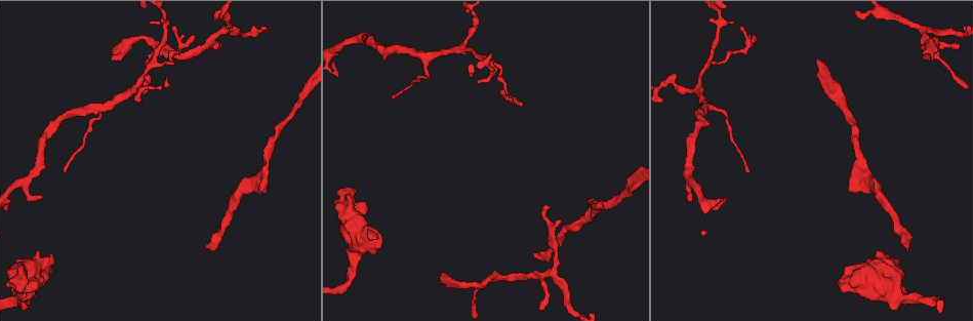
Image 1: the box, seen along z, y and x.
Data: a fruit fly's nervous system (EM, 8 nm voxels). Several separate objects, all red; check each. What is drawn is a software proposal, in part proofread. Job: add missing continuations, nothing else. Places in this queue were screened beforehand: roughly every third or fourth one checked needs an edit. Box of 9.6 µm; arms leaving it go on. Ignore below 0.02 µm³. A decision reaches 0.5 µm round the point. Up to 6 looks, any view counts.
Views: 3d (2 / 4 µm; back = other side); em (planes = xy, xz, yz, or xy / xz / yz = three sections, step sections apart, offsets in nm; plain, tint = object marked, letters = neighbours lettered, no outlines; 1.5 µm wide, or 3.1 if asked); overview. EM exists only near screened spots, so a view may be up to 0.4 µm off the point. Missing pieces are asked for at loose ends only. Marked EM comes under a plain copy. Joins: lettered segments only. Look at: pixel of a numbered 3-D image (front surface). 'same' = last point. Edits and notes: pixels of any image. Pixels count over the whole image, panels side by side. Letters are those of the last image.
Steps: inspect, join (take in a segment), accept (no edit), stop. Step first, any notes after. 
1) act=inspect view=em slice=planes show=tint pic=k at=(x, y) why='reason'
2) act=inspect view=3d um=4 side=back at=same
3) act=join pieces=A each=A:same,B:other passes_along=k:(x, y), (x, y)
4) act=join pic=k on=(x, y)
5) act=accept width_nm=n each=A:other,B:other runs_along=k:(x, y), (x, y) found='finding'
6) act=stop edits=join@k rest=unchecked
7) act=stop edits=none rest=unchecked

act=inspect view=em slice=xz step=8 show=letters pic=1 at=(851, 190) why='an open end'

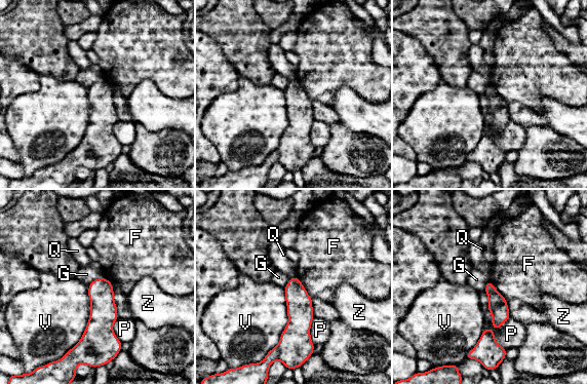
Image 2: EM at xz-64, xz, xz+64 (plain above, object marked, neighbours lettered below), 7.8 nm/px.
act=accept width_nm=160 each=F:other,G:other,P:other,Q:other,V:other,Z:other runs_along=2:(488, 284), (497, 327), (486, 351) found='none of them fits'

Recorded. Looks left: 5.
act=inspect view=3d um=4 pic=1 at=(522, 103) why='an open end'

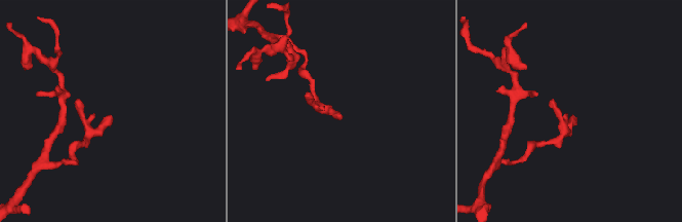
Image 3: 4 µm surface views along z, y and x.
act=inspect view=em slice=planes show=letters pic=3 at=(340, 115) why='shape alone is not enough'

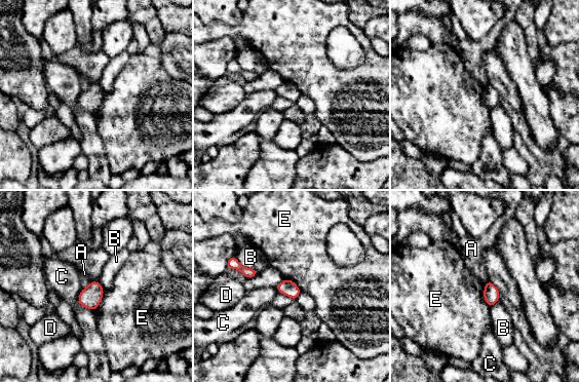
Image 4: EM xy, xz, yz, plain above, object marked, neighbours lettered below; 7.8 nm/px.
act=accept each=A:other,B:other,C:other,D:other,E:other border=4:(484, 283), (484, 300), (490, 307) found='no lettered segment goes on from it'

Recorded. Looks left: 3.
act=inspect view=3d um=4 pic=1 at=(933, 61) why='thin end'

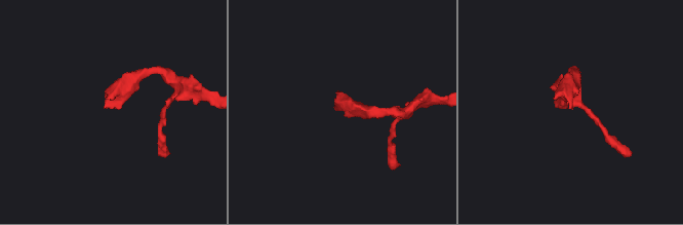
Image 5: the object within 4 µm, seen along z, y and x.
act=inspect view=em slice=yz step=4 show=letters pic=5 at=(336, 105) why='need the tissue'

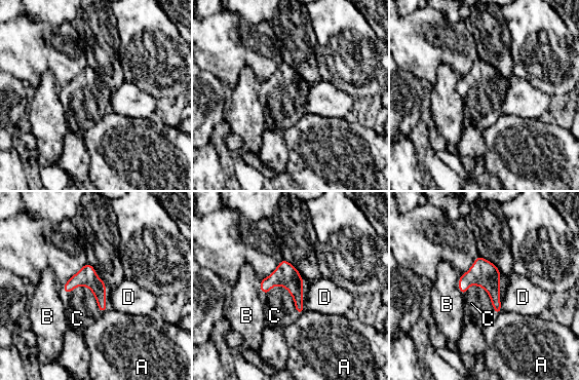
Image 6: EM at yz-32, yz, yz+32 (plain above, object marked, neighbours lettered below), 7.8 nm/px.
act=inspect view=em slice=planes show=letters at=same

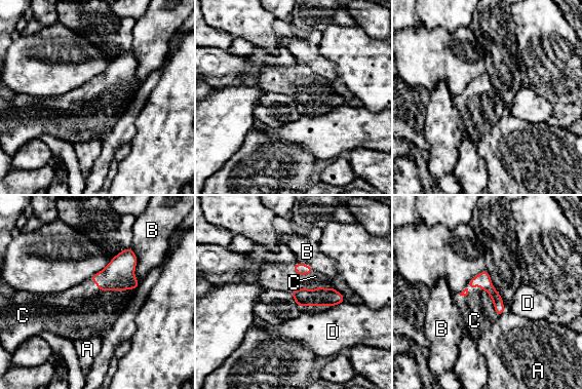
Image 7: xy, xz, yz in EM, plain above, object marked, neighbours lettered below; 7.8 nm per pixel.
act=join pieces=C each=A:other,B:other,C:same,D:other passes_along=7:(302, 269), (306, 273), (315, 276) found='the neuron continues'

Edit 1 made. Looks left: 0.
act=stop edits=join@7 rest=unchecked

